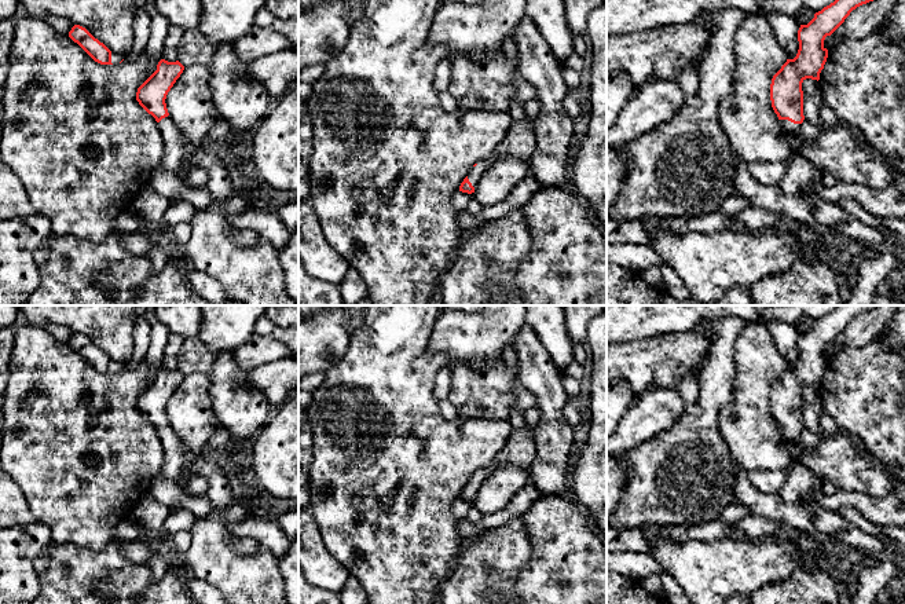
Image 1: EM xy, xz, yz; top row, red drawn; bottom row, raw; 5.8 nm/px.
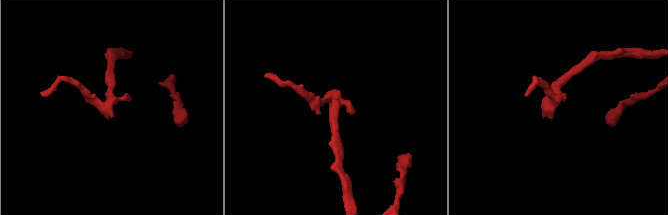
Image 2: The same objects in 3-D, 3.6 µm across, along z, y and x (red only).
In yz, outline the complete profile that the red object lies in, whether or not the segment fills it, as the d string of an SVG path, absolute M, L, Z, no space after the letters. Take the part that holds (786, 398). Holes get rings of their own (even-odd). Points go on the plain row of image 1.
M838 305L833 311L814 322L807 333L798 338L799 358L794 367L787 367L773 384L770 409L783 439L795 443L805 428L802 391L806 387L820 388L828 366L824 348L831 344L857 315L876 305Z

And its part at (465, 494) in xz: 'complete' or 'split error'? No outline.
split error

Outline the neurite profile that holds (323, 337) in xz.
M338 308L298 316L298 377L326 373L342 359L351 337L348 325L348 312Z

